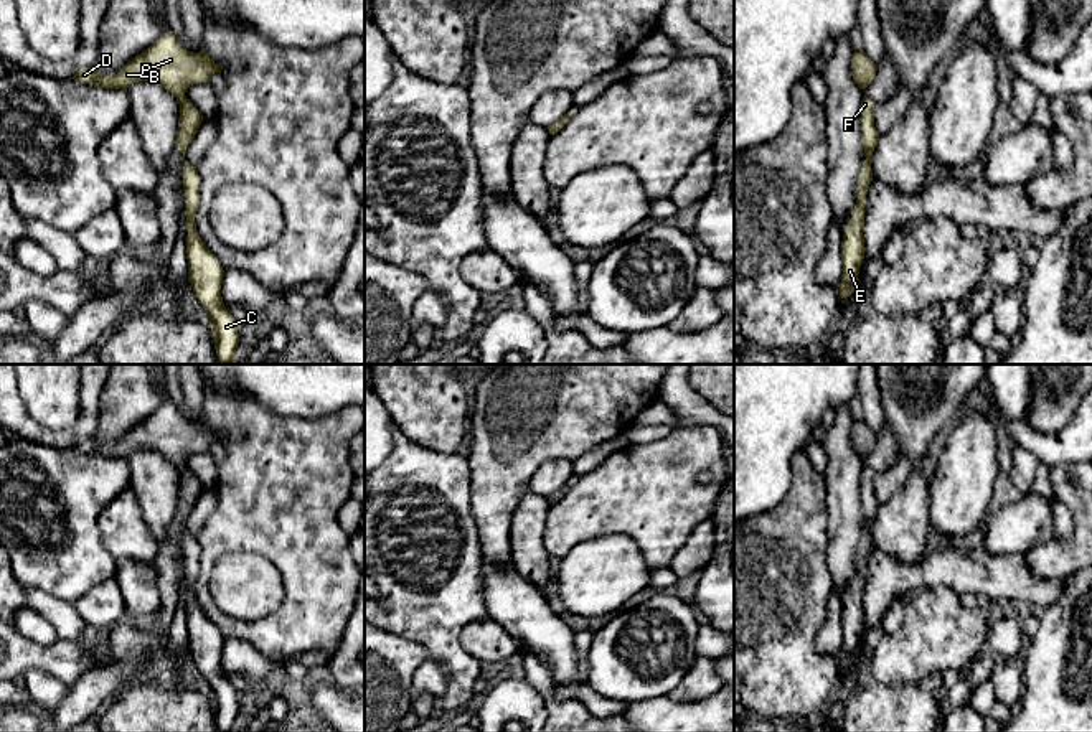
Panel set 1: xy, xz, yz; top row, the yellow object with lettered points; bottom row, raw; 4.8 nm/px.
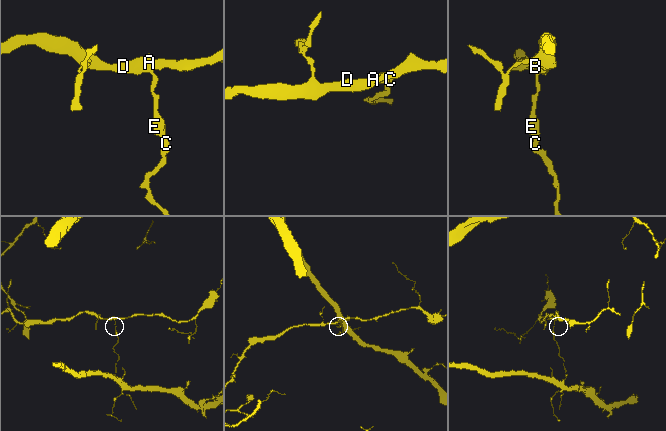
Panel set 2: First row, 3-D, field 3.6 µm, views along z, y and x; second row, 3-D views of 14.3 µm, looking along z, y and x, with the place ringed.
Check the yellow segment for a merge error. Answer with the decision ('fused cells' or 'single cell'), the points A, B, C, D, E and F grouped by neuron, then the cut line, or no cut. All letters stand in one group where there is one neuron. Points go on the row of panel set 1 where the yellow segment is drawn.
fused cells; groups A B D F / C E; cut yz (863, 164), (870, 172)

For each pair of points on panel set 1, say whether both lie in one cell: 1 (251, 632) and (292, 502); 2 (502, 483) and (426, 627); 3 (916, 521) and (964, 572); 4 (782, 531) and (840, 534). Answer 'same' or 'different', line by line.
1: same
2: different
3: different
4: different

